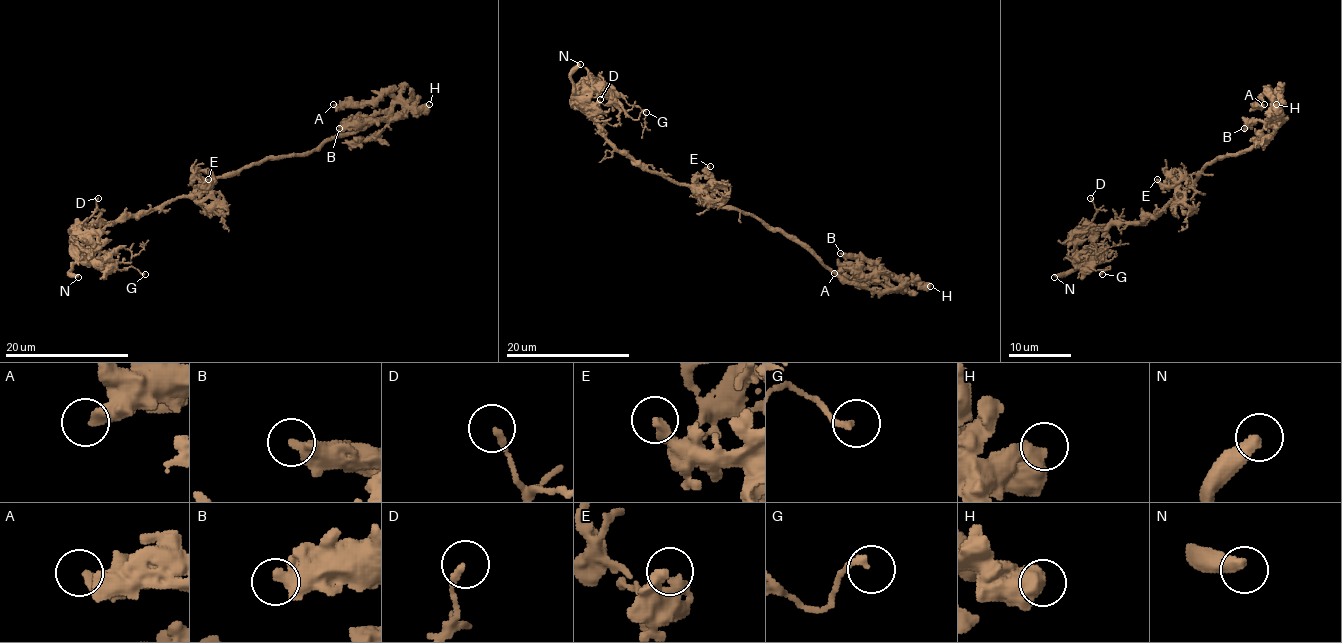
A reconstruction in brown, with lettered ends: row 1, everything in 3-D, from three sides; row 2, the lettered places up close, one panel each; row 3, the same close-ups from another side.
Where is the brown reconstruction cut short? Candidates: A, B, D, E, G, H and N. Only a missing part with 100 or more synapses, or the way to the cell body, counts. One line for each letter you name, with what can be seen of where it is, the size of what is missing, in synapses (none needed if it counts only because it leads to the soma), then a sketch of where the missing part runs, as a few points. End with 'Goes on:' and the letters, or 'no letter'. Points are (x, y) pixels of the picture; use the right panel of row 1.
N: place (1054, 277); course (1054, 277), (1048, 272), (1034, 281), (1053, 288), (1150, 288), (1168, 292), (1183, 305), (1199, 305), (1211, 314)
Goes on: N

